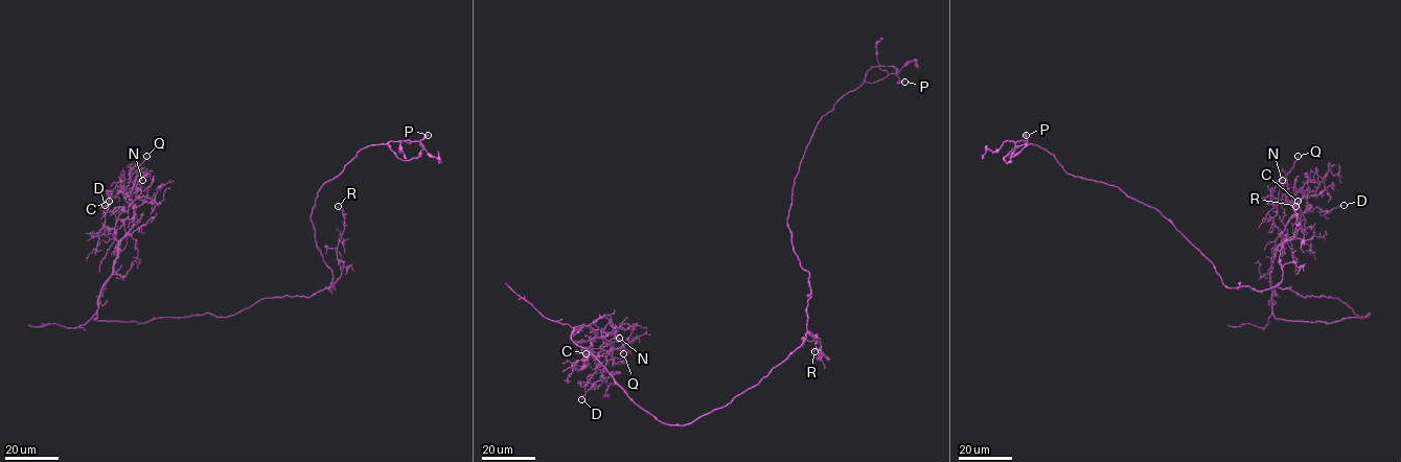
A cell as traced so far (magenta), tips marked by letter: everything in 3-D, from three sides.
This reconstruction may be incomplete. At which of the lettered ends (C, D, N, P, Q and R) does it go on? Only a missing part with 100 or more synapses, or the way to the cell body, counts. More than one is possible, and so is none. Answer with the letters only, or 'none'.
none

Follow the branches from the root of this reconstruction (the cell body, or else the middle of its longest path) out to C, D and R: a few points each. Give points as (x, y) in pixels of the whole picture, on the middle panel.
C: (767, 374), (726, 406), (670, 425), (640, 408), (573, 342), (578, 326), (594, 330), (584, 363), (586, 353)
D: (767, 374), (724, 407), (666, 424), (573, 342), (578, 326), (594, 330), (599, 363), (581, 399)
R: (767, 374), (801, 344), (807, 333), (818, 338), (813, 335), (816, 347), (821, 352), (814, 351)

